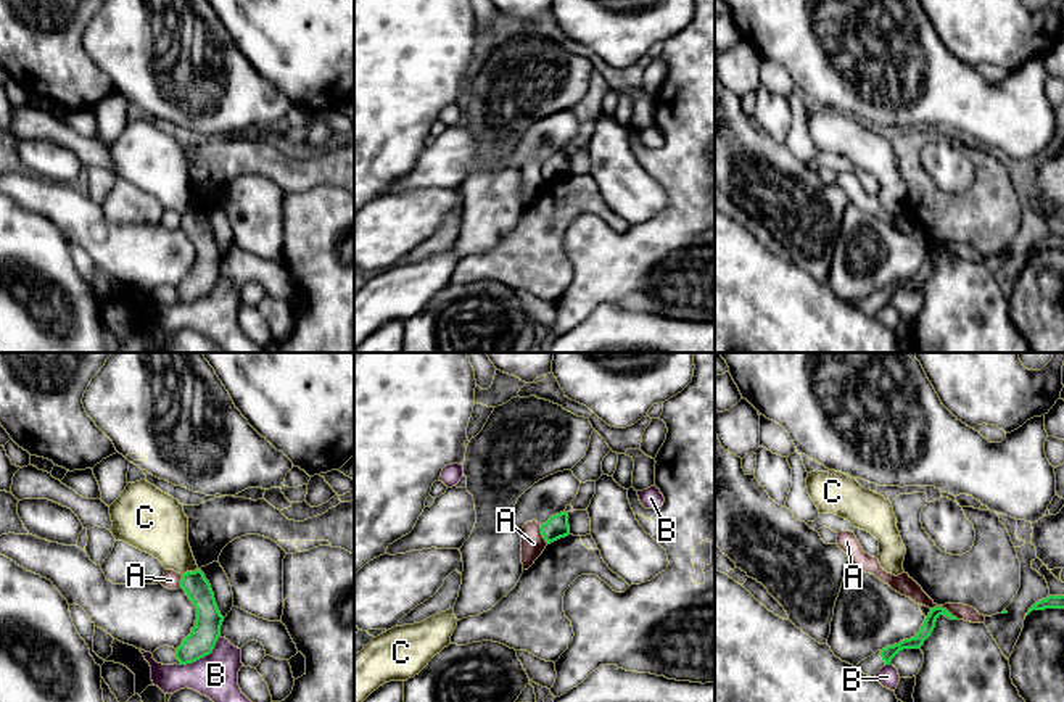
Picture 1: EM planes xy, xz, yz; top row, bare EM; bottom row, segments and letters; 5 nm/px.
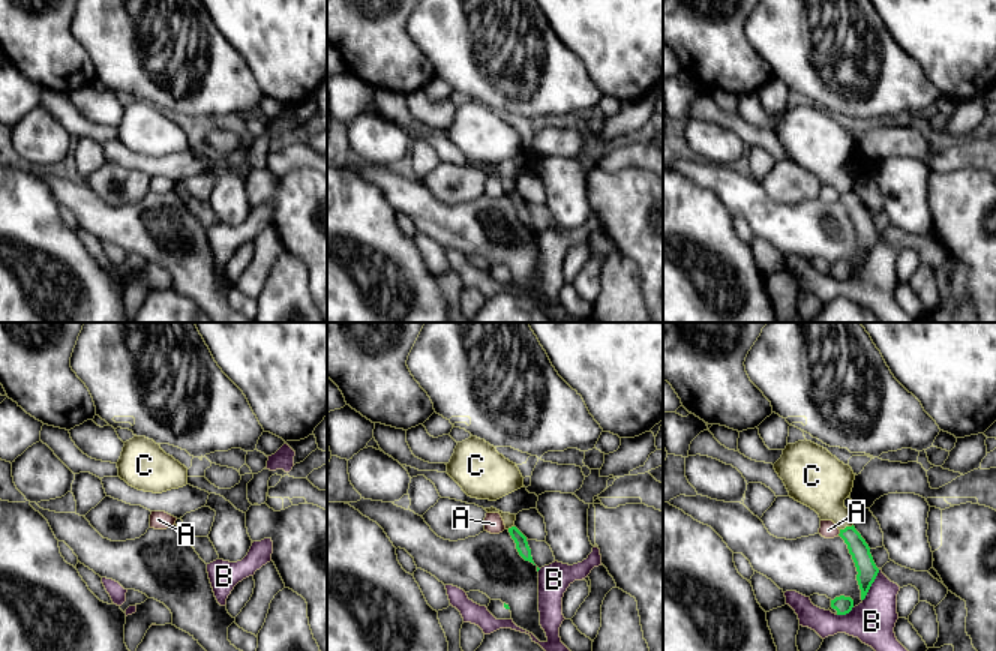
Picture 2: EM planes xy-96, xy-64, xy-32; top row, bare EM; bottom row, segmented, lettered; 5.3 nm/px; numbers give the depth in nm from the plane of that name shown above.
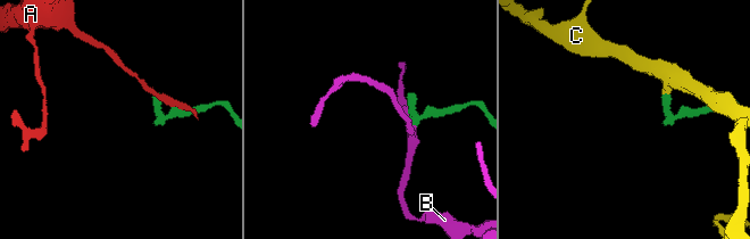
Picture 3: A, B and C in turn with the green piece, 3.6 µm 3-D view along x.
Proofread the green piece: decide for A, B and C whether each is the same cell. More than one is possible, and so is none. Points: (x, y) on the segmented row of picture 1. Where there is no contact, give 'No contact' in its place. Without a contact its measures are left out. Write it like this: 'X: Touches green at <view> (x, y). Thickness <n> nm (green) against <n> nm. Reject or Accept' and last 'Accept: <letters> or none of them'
A: Touches green at yz (945, 609). Thickness 70 nm (green) against 100 nm. Reject
B: Touches green at xy (202, 657). Thickness 140 nm (green) against 220 nm. Reject
C: Touches green at xy (190, 572). Thickness 130 nm (green) against 260 nm. Accept
Accept: C

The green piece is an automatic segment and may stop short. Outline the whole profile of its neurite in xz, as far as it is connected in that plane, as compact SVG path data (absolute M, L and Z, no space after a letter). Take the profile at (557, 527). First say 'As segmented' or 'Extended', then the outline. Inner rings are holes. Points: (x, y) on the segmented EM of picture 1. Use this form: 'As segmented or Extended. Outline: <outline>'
As segmented. Outline: M560 512L552 515L546 523L541 525L541 535L547 544L570 535L568 514Z

